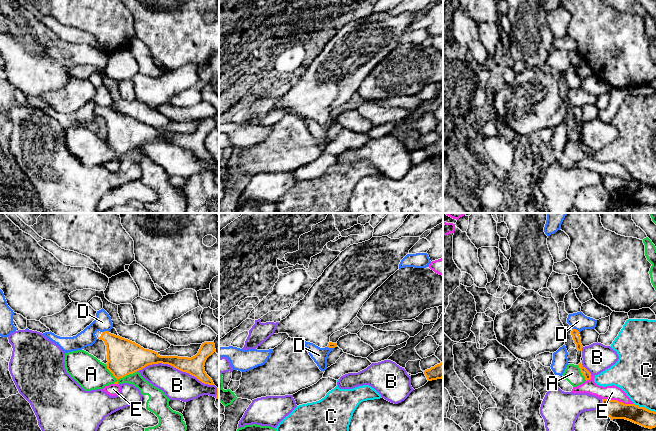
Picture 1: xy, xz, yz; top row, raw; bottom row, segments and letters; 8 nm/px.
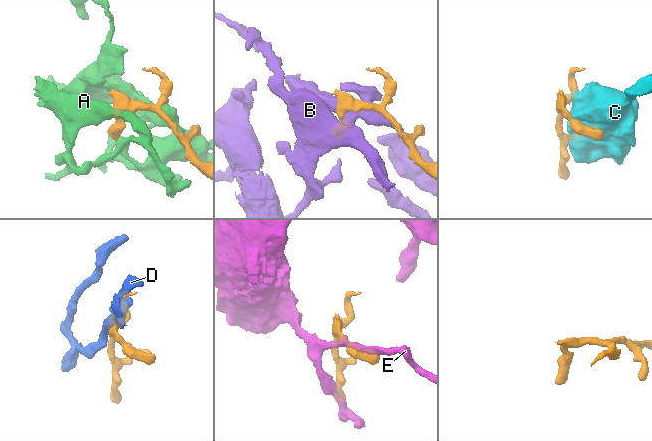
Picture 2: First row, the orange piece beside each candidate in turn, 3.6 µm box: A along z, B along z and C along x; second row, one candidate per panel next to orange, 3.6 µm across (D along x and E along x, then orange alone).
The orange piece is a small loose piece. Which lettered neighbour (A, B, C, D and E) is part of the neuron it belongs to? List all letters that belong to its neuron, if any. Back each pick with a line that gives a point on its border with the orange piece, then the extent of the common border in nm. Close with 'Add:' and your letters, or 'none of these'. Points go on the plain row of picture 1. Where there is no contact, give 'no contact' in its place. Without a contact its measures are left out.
Add: none of these

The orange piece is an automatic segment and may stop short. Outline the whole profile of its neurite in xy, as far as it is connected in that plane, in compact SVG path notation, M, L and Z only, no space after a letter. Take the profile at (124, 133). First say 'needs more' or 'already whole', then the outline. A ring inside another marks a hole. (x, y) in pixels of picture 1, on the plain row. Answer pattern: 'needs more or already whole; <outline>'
already whole; M109 107L102 108L98 115L103 116L107 127L107 145L118 156L152 140L168 140L189 149L204 160L214 161L205 148L205 138L216 128L214 118L202 119L198 129L191 133L160 132L157 128L144 125L140 121Z

